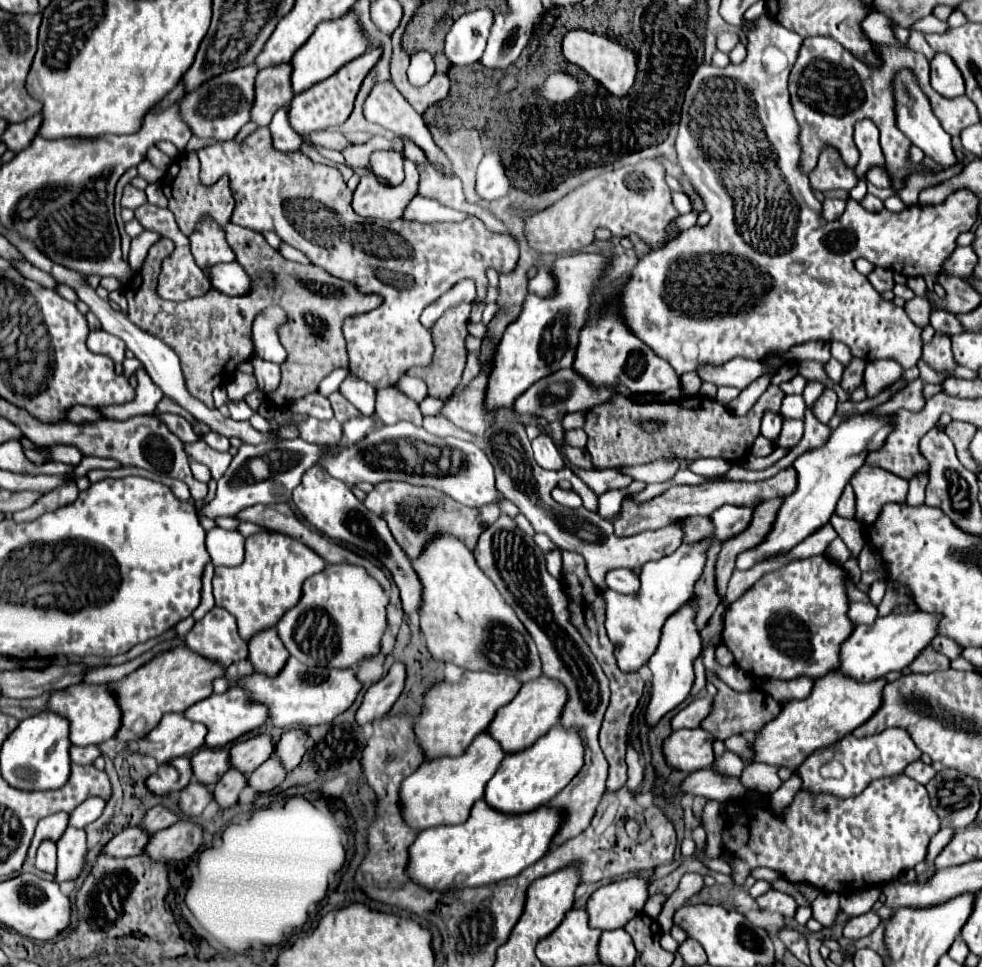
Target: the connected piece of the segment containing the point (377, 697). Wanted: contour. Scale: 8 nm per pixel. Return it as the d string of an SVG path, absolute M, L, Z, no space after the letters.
M394 663L388 671L388 675L384 679L380 679L378 683L374 683L366 695L364 701L356 713L356 723L360 727L364 727L366 723L372 723L376 719L382 719L394 705L394 701L398 699L398 695L402 693L404 687L404 677L406 677L406 669L402 663Z

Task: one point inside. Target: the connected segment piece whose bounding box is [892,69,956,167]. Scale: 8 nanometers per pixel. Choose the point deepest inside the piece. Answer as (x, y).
(914, 116)

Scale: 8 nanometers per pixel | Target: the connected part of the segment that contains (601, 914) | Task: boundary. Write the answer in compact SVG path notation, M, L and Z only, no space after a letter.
M630 877L598 887L586 903L590 917L588 925L602 931L620 929L642 911L646 899L648 881L642 877Z

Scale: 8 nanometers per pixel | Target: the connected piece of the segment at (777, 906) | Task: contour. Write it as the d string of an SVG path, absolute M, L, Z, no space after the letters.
M768 891L764 895L760 895L756 899L758 907L760 909L766 909L766 911L776 911L780 915L784 915L786 919L792 919L796 909L798 909L798 903L792 895L788 893L782 893L782 891Z

